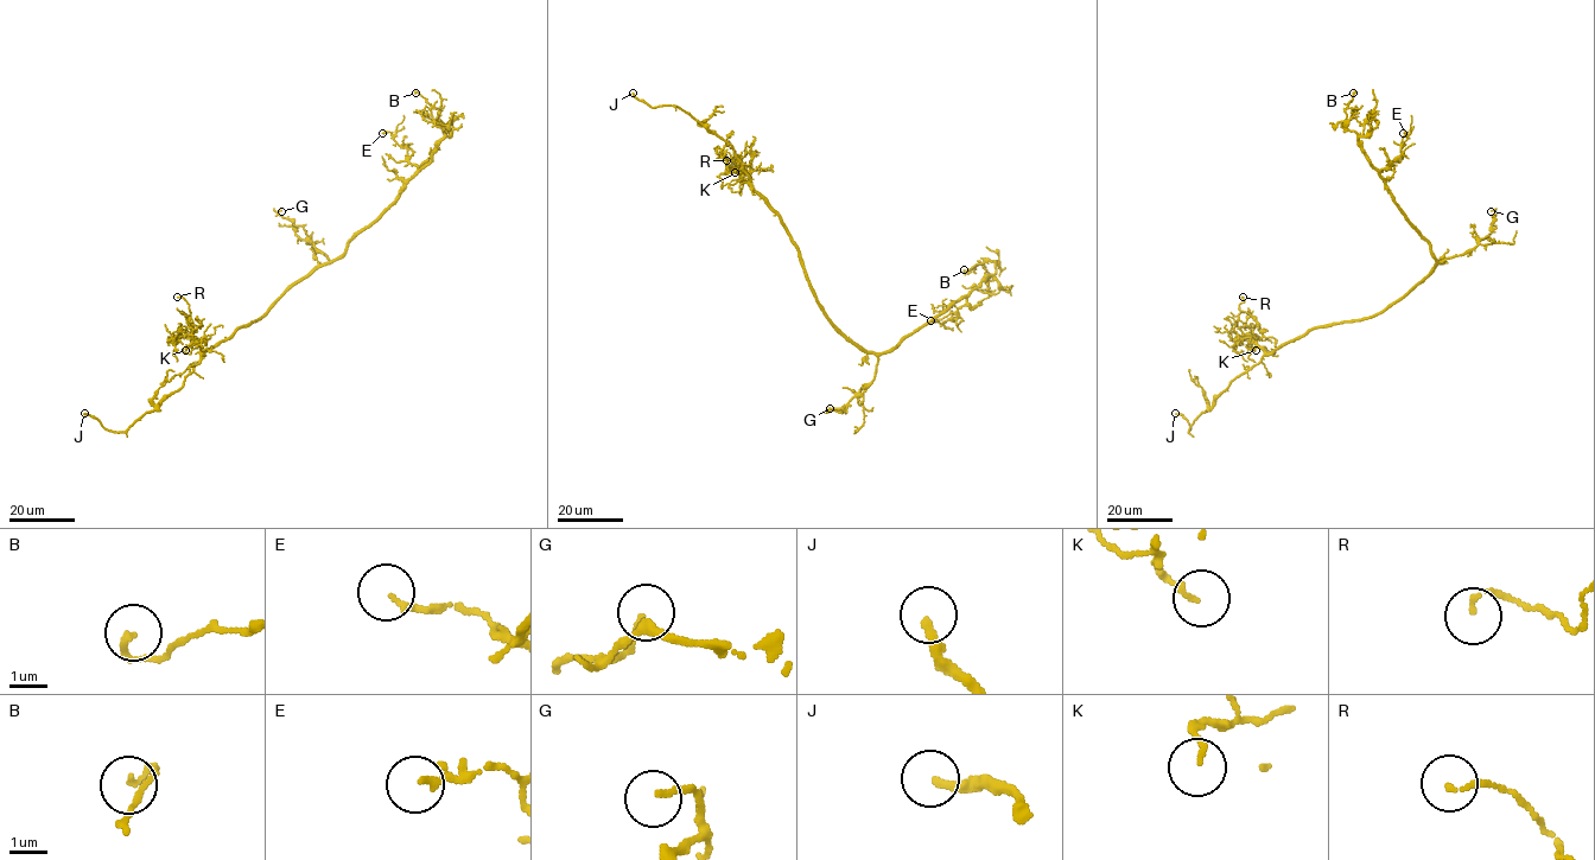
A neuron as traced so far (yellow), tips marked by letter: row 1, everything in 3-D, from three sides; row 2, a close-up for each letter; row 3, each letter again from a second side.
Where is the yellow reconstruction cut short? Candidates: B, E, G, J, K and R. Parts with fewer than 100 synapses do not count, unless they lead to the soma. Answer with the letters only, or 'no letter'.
J

